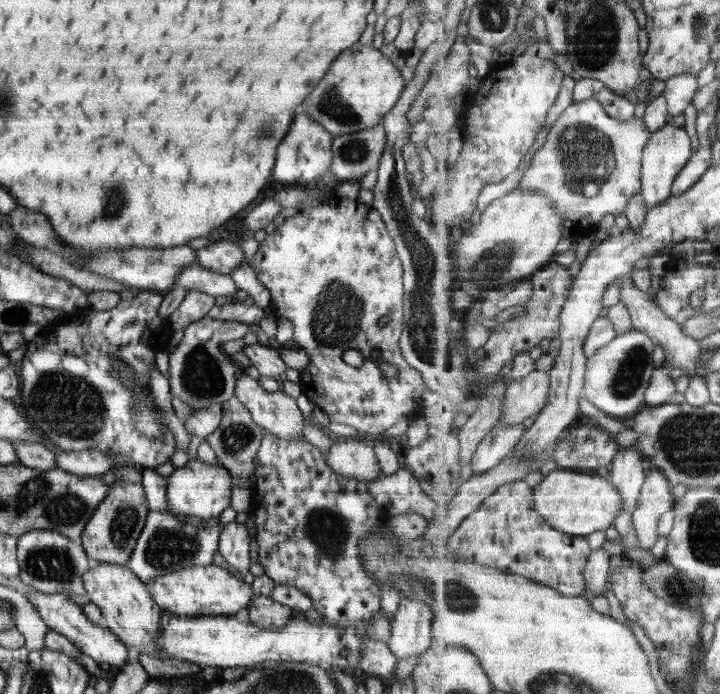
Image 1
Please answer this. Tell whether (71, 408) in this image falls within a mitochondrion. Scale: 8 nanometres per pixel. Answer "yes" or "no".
yes

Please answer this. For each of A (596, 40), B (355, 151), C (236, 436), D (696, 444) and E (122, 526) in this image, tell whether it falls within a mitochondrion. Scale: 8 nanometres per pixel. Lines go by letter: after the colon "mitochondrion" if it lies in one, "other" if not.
A: mitochondrion
B: mitochondrion
C: mitochondrion
D: mitochondrion
E: mitochondrion

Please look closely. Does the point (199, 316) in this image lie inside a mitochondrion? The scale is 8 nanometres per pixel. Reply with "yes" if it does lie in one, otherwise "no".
no

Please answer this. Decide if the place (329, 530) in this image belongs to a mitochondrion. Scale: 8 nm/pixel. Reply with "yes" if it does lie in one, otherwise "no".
yes

